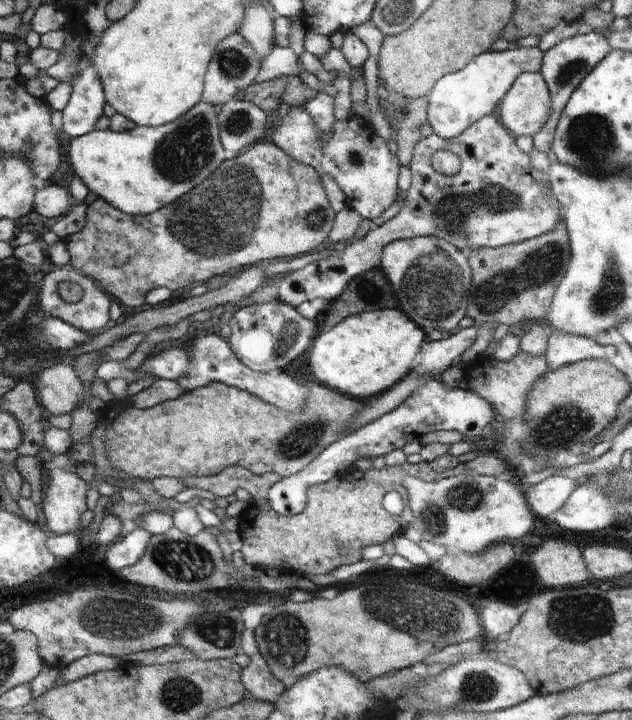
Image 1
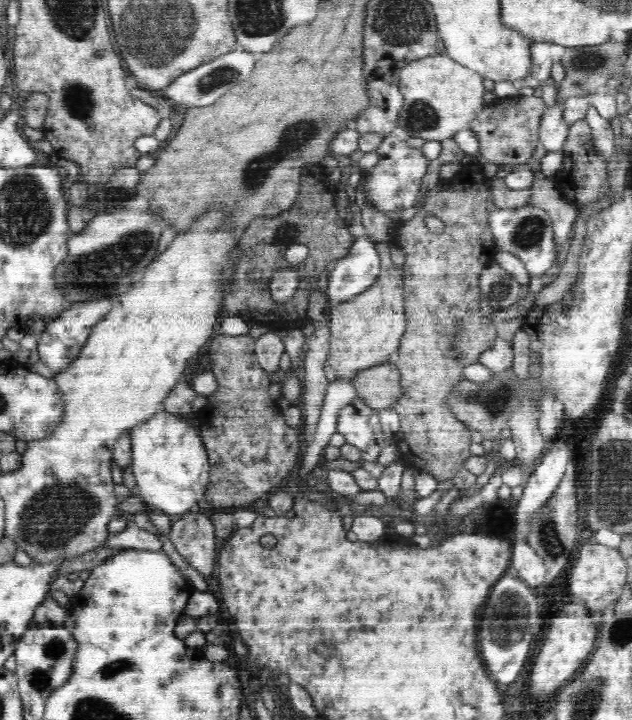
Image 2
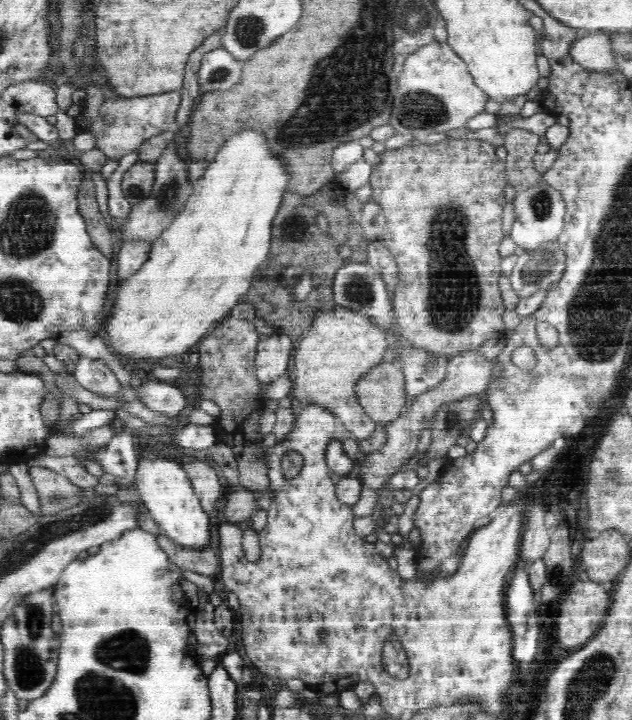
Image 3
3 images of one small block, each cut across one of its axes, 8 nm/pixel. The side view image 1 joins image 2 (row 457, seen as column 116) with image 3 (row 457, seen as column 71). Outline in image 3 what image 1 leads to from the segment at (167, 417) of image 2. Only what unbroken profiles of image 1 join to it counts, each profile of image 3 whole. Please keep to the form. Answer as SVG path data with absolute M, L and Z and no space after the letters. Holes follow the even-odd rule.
M159 454L142 456L134 476L134 485L150 517L158 524L160 534L171 540L178 548L202 553L212 540L212 520L204 511L197 492L194 491L180 464L162 458Z

